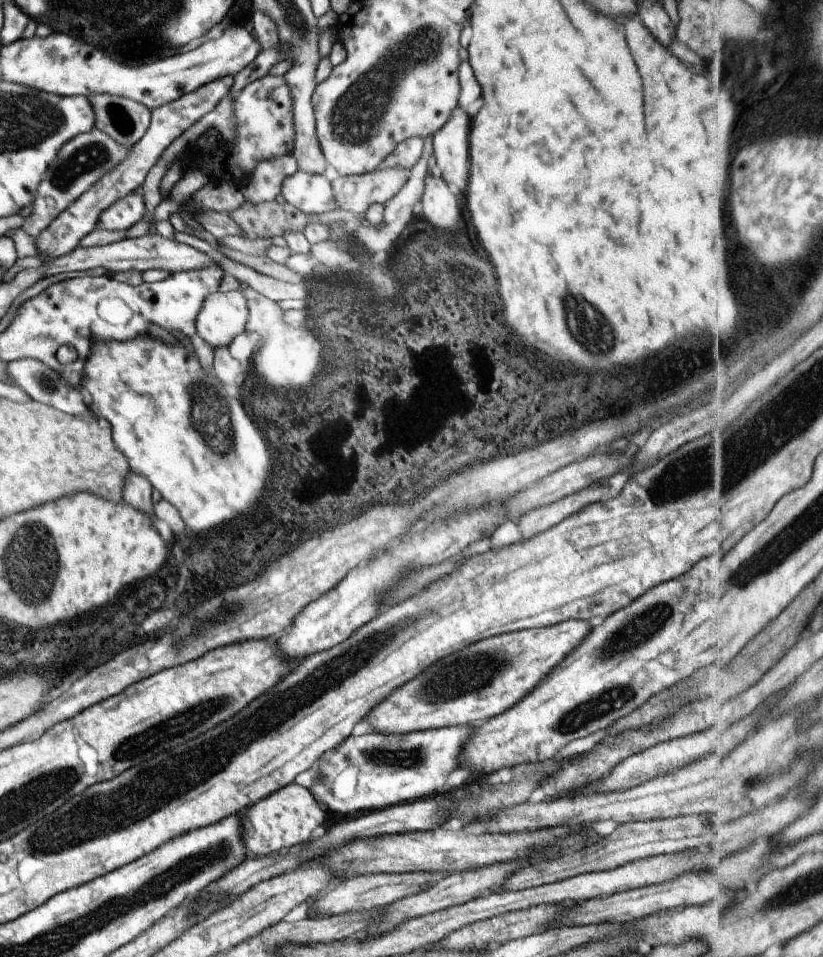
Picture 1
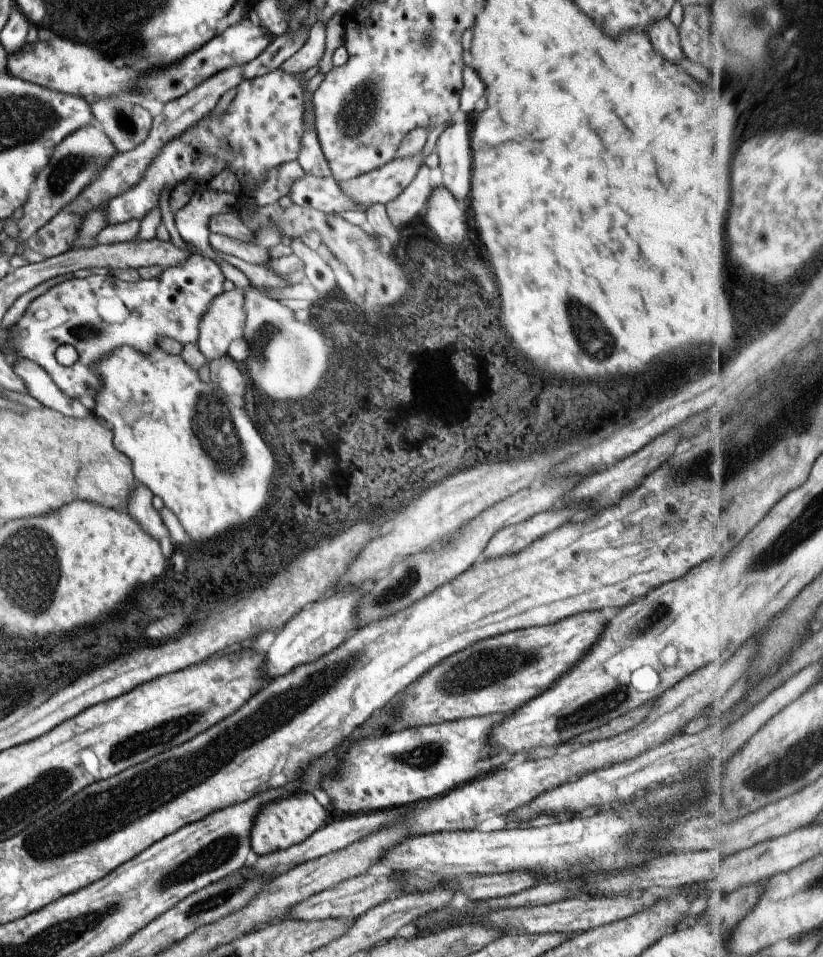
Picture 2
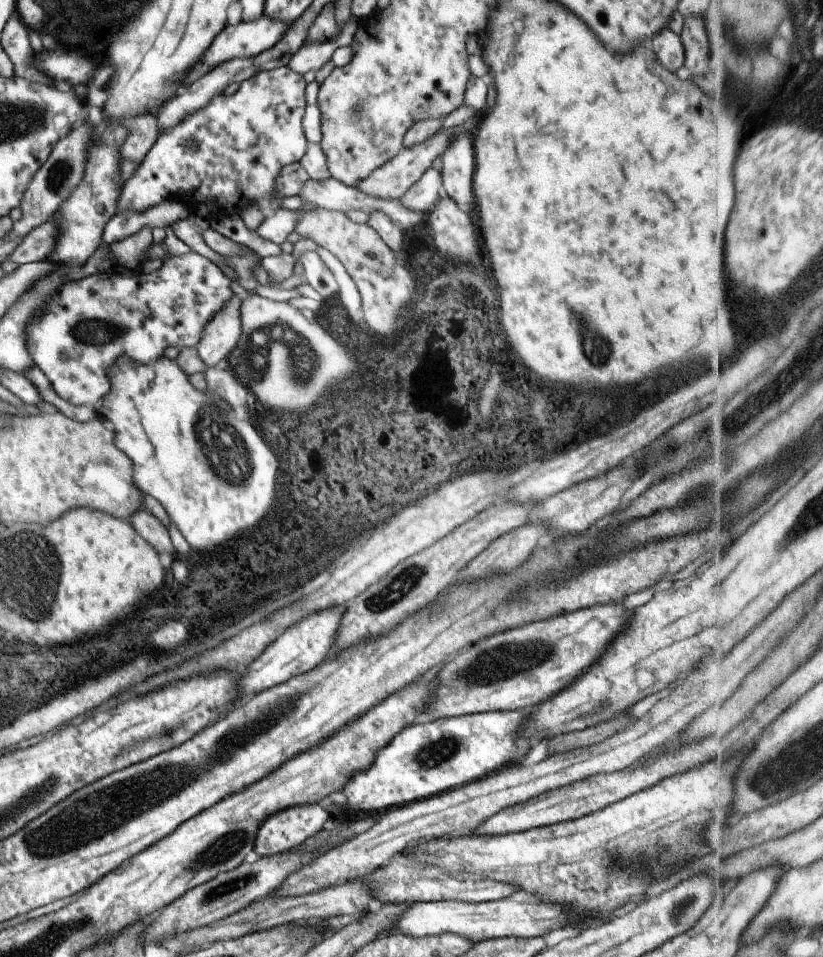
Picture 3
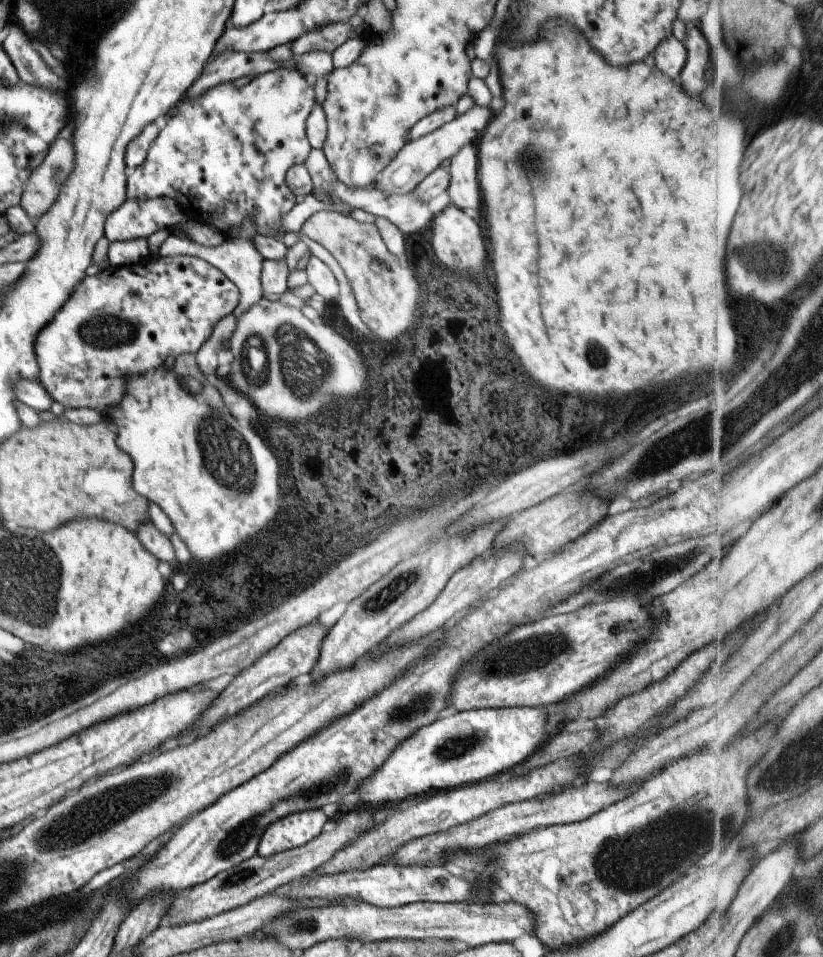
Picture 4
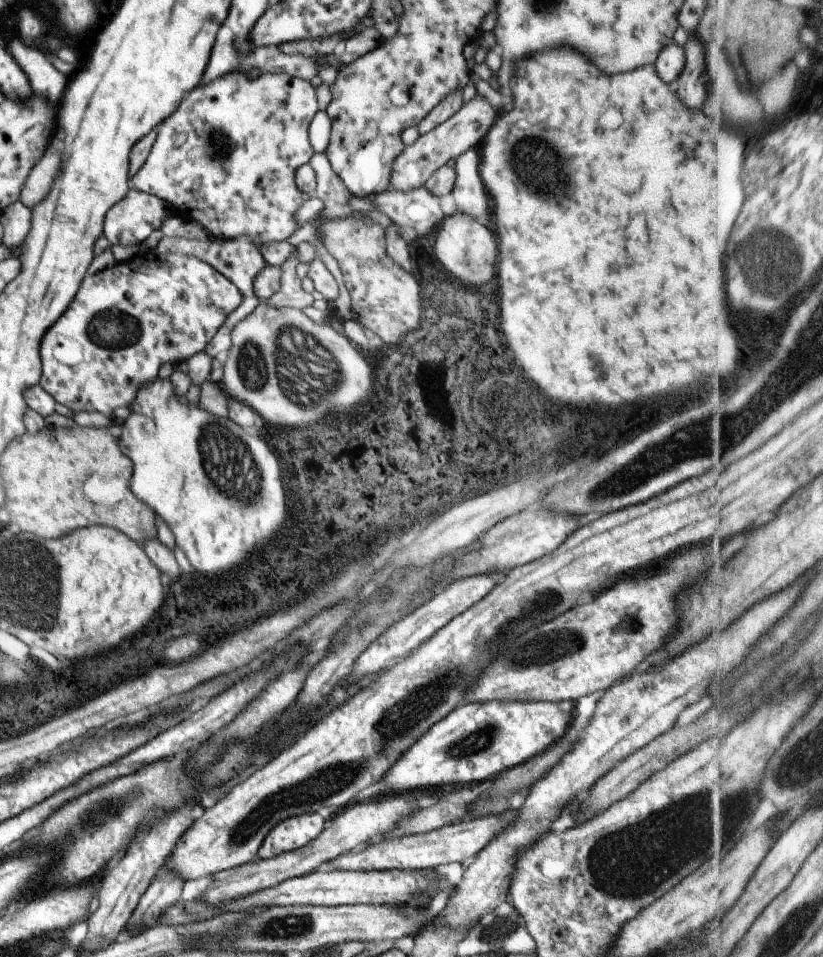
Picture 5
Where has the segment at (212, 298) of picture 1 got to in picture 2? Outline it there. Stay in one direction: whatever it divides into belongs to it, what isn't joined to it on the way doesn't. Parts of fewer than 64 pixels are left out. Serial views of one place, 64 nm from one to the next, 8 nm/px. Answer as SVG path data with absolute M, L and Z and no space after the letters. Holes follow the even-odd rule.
M200 190L194 193L188 204L175 213L175 224L178 229L178 234L181 236L181 240L188 242L190 246L194 246L203 257L212 259L218 266L220 266L224 278L235 284L233 290L224 291L221 295L216 296L216 298L210 302L210 306L208 307L208 310L206 310L206 314L202 316L202 320L199 320L198 348L207 360L212 361L227 354L228 346L230 346L234 340L238 340L238 338L243 336L246 322L244 299L245 292L250 283L241 270L222 260L220 256L218 256L218 252L212 250L212 246L210 246L209 242L208 220L211 220L211 218L218 213L236 213L238 212L239 207L238 196L232 194L232 192Z

